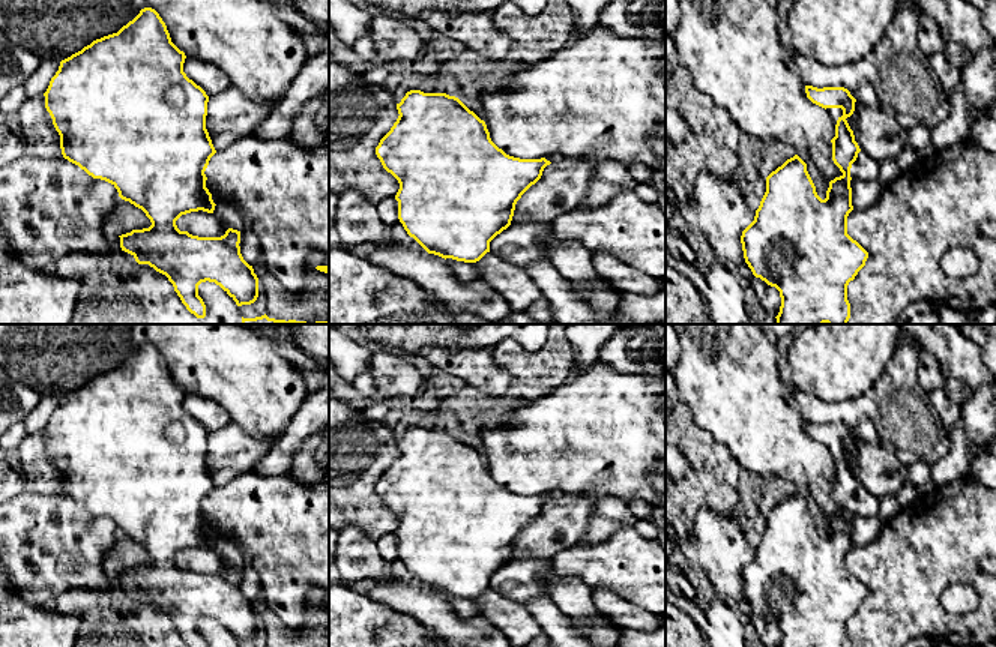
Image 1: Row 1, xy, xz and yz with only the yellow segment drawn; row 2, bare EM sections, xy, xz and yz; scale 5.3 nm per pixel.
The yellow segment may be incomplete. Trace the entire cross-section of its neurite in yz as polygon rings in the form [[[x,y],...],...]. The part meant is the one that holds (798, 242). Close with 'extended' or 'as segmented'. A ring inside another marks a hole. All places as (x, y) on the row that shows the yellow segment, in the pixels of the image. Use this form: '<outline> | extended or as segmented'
[[[805,86],[805,93],[813,104],[825,108],[835,123],[832,161],[843,174],[829,182],[826,198],[822,200],[807,164],[798,155],[787,159],[766,177],[766,192],[754,221],[742,231],[741,243],[753,275],[780,291],[777,324],[847,324],[847,285],[868,258],[868,252],[847,234],[847,216],[853,210],[850,168],[861,149],[846,119],[853,114],[856,99],[844,87]]] | extended

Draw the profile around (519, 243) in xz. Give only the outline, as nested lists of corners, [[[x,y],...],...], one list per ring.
[[[512,224],[490,242],[490,252],[518,267],[538,260],[548,260],[547,248],[539,240],[553,236],[553,224]]]

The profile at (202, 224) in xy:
[[[203,210],[182,215],[177,228],[198,237],[221,237],[228,230],[213,213]]]

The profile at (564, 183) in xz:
[[[560,158],[559,161],[551,162],[544,168],[541,179],[517,201],[511,225],[526,221],[538,224],[556,222],[559,216],[581,204],[595,170],[595,162],[578,158]]]

